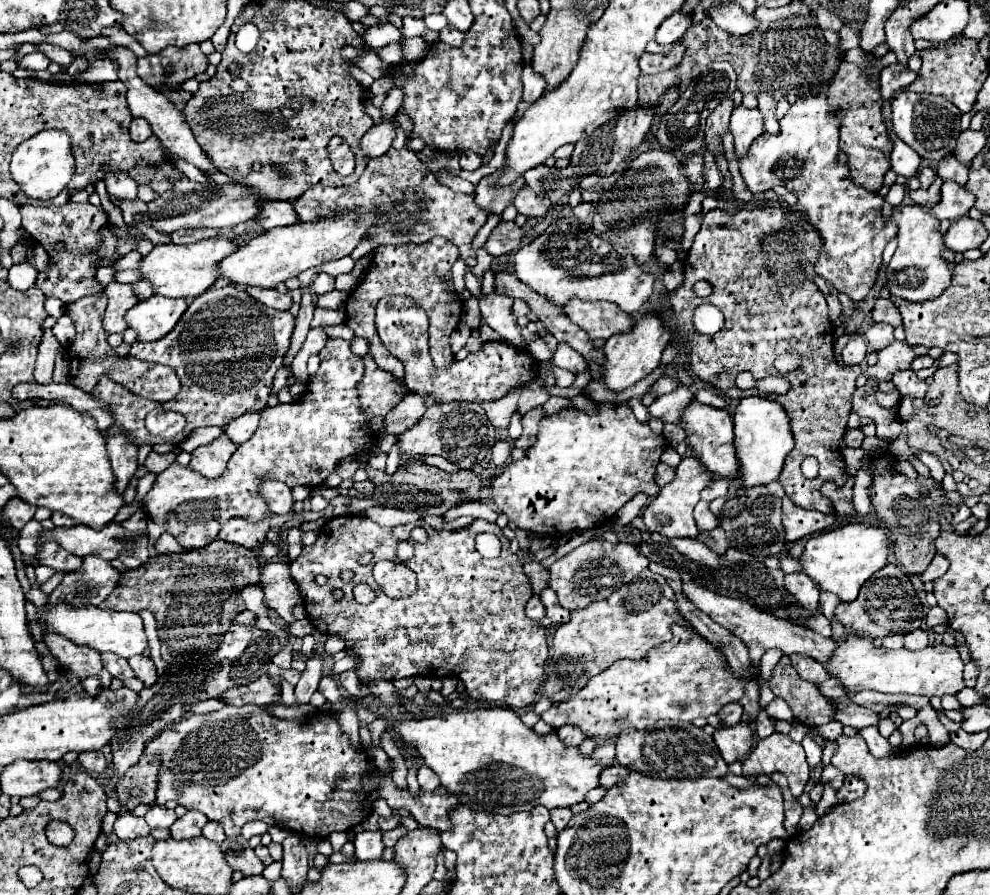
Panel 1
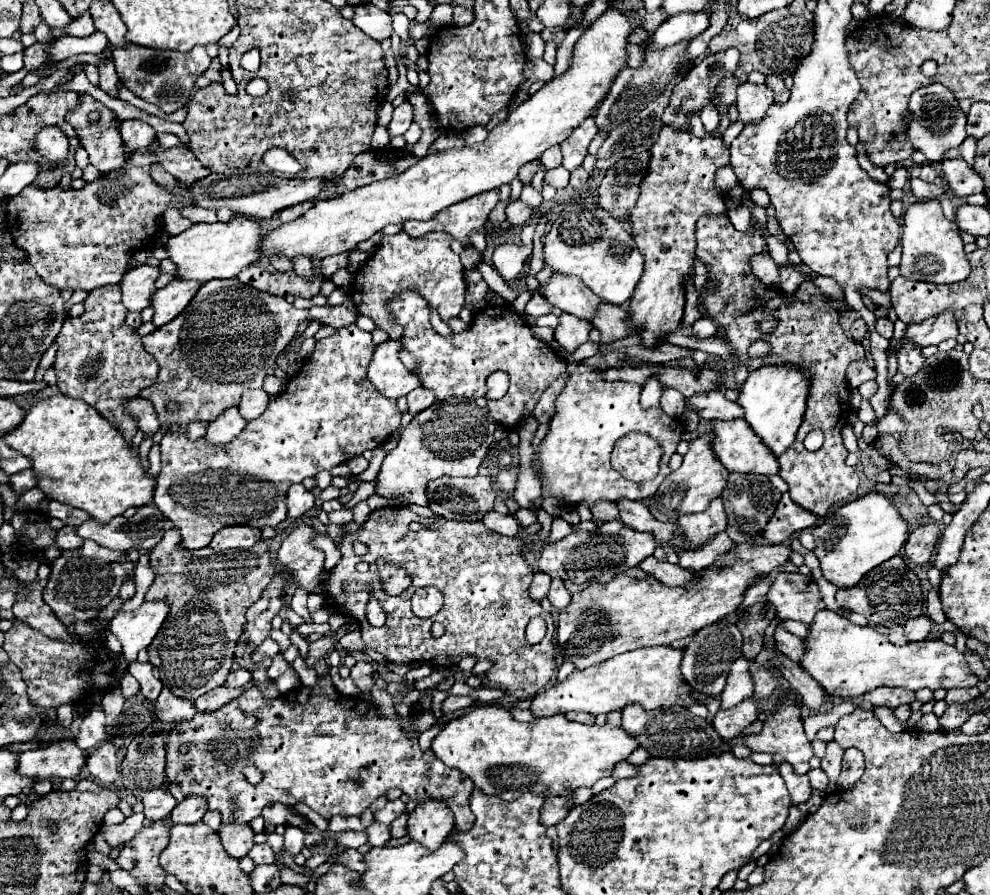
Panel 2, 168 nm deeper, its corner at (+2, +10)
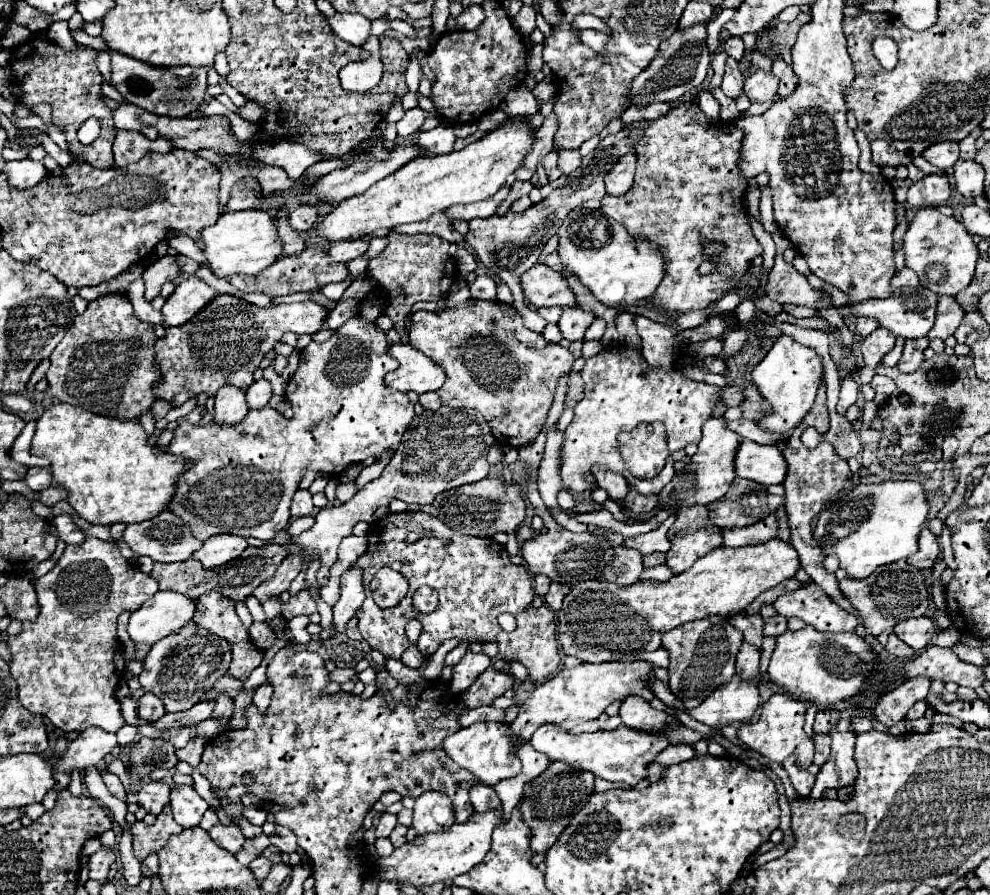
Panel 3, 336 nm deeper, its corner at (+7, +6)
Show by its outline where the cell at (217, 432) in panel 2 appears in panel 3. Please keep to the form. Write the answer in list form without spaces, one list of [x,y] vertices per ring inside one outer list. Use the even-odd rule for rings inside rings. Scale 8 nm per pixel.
[[[224,386],[216,394],[216,420],[226,422],[226,424],[236,424],[248,414],[248,402],[246,402],[246,390],[236,388],[236,386]]]

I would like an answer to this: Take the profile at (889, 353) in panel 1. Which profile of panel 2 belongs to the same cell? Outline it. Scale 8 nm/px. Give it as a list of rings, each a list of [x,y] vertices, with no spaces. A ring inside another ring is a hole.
[[[951,312],[933,316],[925,322],[919,324],[909,324],[905,336],[897,342],[895,348],[889,348],[887,354],[895,354],[897,350],[901,350],[901,344],[917,344],[917,348],[929,346],[929,344],[939,344],[947,338],[957,338],[957,324]]]

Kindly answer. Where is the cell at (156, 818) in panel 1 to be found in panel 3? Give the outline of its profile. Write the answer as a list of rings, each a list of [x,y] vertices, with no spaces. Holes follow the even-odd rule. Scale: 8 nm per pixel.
[[[150,782],[140,788],[140,792],[136,794],[136,800],[142,808],[146,808],[146,812],[160,814],[162,808],[170,802],[170,798],[168,798],[170,790],[172,788],[164,782]]]

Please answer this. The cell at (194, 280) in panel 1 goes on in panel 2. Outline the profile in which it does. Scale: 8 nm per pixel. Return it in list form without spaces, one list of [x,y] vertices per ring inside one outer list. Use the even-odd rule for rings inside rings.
[[[247,216],[231,218],[229,222],[193,224],[189,230],[171,236],[165,244],[169,260],[177,266],[175,278],[207,282],[213,278],[233,278],[253,260],[257,260],[257,246],[261,242],[261,228]]]

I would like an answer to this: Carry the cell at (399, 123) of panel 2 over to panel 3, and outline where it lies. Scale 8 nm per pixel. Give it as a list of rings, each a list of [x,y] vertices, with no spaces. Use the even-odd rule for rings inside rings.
[[[412,108],[406,112],[406,116],[396,124],[398,126],[398,136],[406,138],[410,134],[416,134],[422,126],[422,122],[426,120],[426,112],[420,108]]]

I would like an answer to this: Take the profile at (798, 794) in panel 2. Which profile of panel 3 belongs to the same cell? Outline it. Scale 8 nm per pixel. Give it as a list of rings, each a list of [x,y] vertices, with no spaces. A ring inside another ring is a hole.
[[[788,756],[788,760],[784,760],[782,766],[786,768],[786,772],[788,772],[788,776],[790,776],[796,792],[798,792],[800,796],[808,796],[810,790],[812,790],[814,780],[816,780],[816,776],[810,774],[808,770],[796,768],[796,758],[794,758],[794,756]]]

